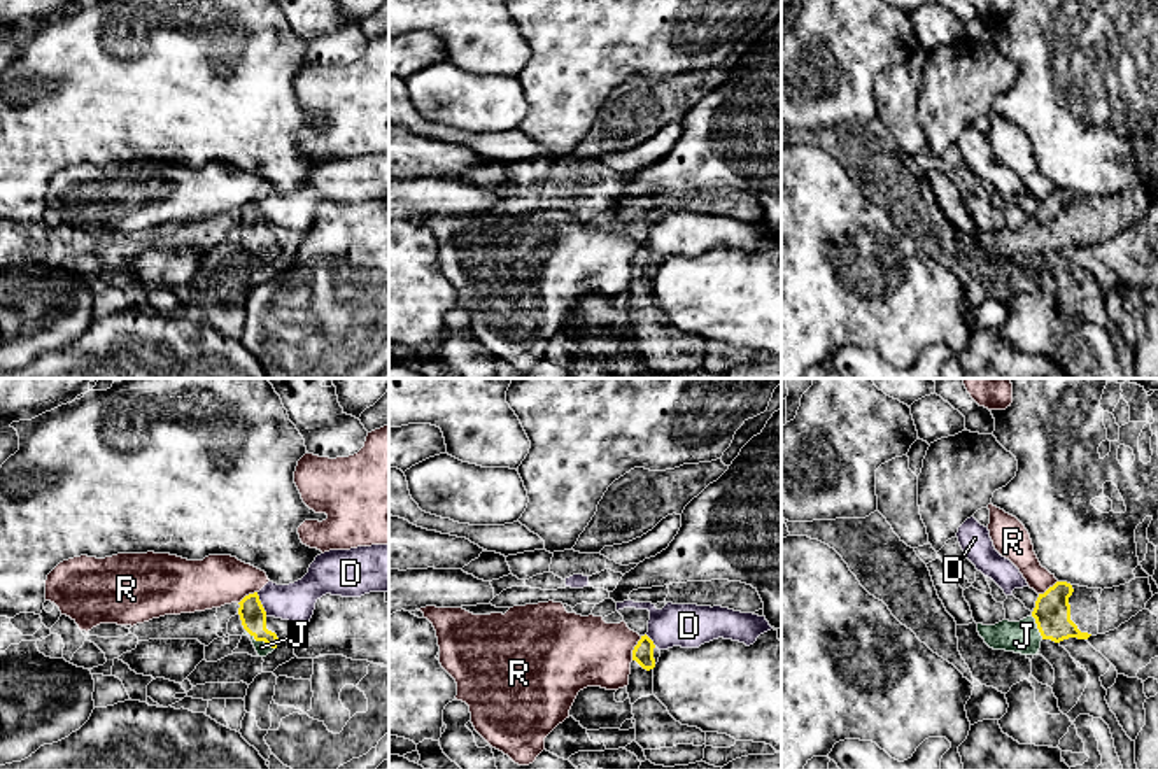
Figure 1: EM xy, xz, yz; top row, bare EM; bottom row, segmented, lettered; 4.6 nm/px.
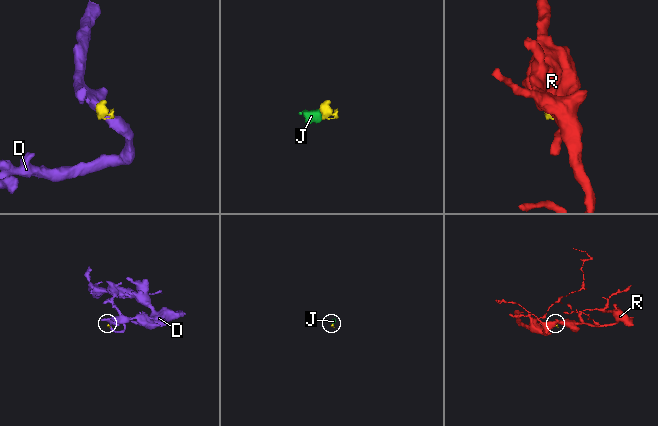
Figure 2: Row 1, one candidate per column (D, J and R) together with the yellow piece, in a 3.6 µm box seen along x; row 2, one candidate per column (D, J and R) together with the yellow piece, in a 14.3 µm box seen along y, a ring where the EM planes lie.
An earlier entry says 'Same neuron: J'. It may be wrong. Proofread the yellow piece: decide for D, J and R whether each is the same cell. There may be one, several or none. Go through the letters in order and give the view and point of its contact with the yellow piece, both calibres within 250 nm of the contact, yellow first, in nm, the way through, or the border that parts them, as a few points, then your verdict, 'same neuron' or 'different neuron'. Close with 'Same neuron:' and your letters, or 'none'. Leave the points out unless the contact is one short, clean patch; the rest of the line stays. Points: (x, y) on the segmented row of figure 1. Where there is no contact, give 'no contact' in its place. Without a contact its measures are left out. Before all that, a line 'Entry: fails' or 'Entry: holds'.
Entry: holds
D: meets yellow in xy at (261, 605); 120 nm thick on the yellow side, 180 nm on the other; border along xy (256, 592), (267, 615); different neuron
J: meets yellow in xy at (263, 640); 120 nm thick on the yellow side, 60 nm on the other; runs through xy (253, 615), (263, 640), (261, 647); same neuron
R: meets yellow in xz at (635, 649); 100 nm thick on the yellow side, 320 nm on the other; border along xz (642, 636), (631, 659); different neuron
Same neuron: J

